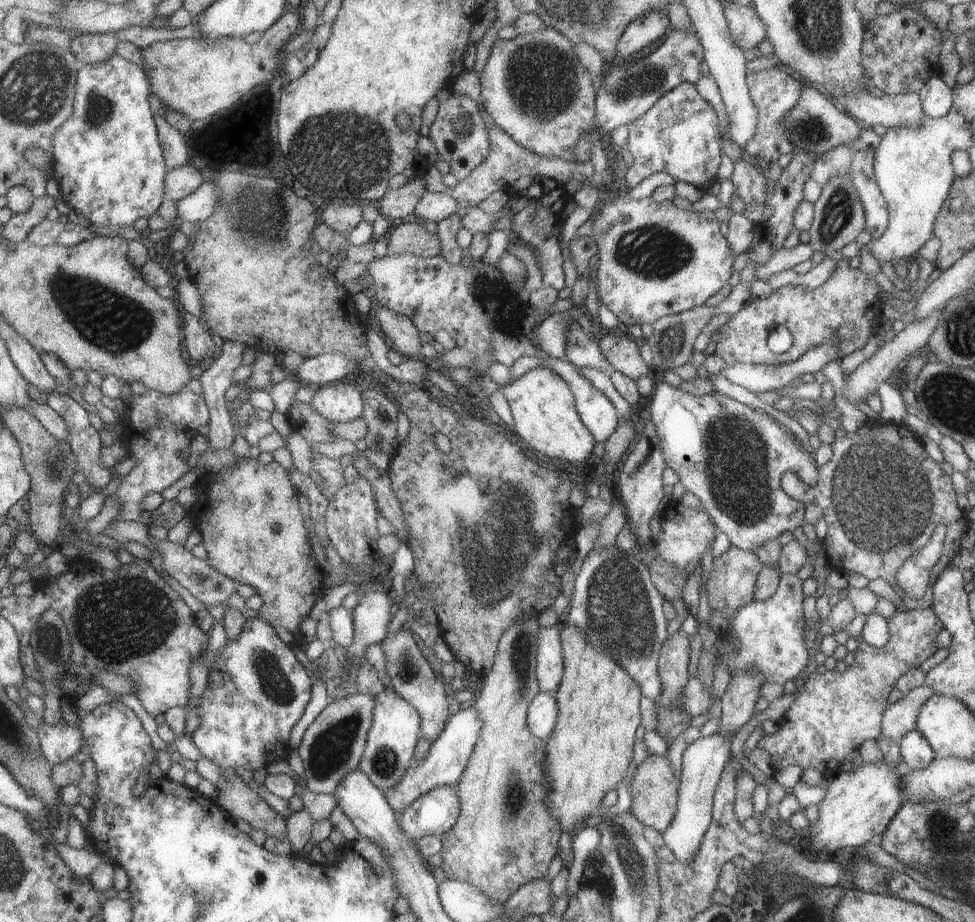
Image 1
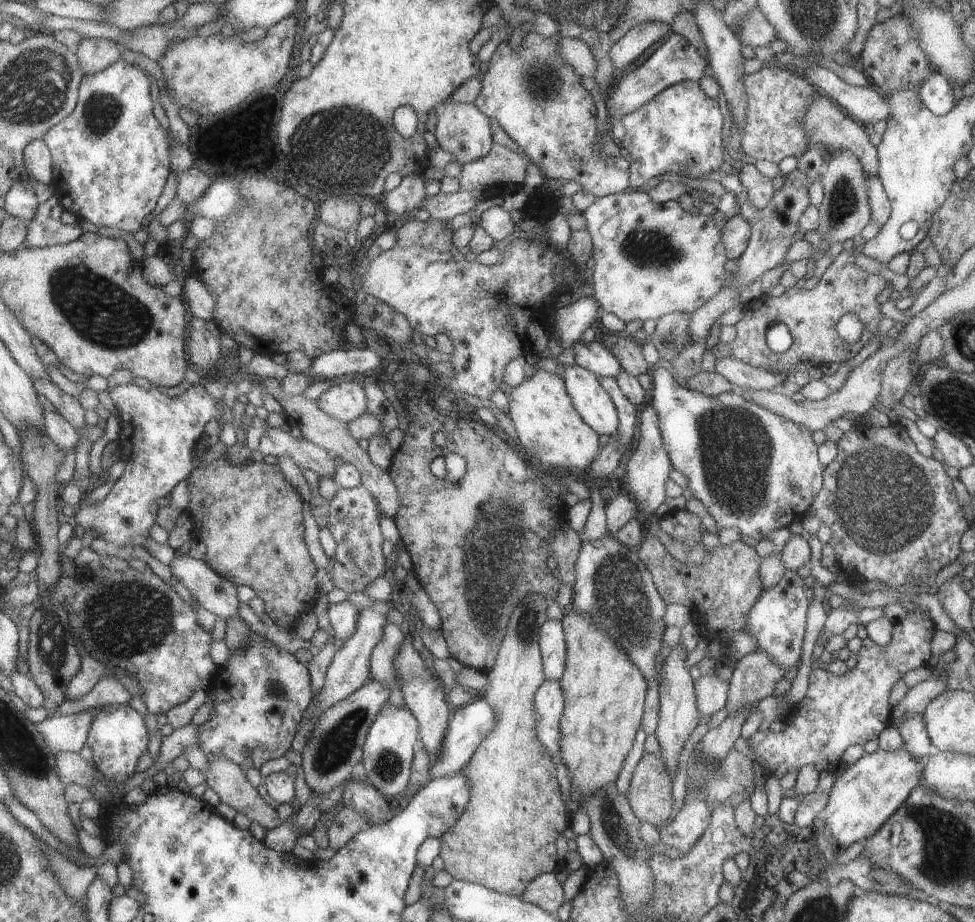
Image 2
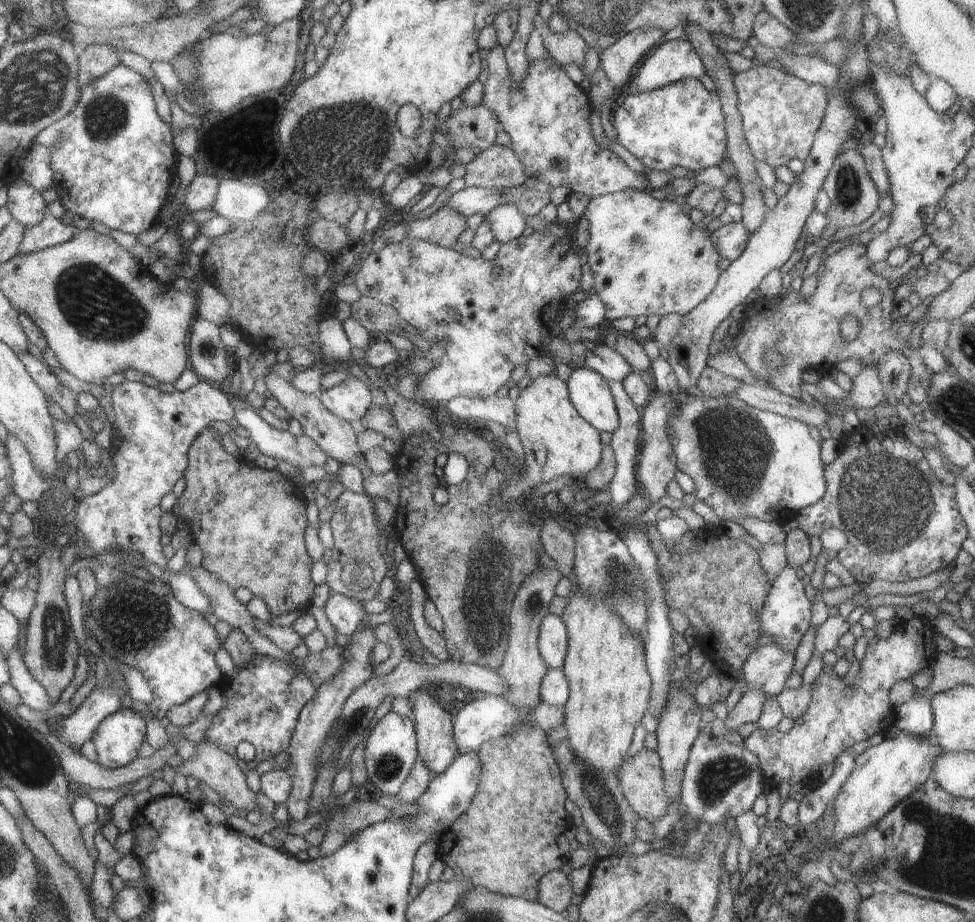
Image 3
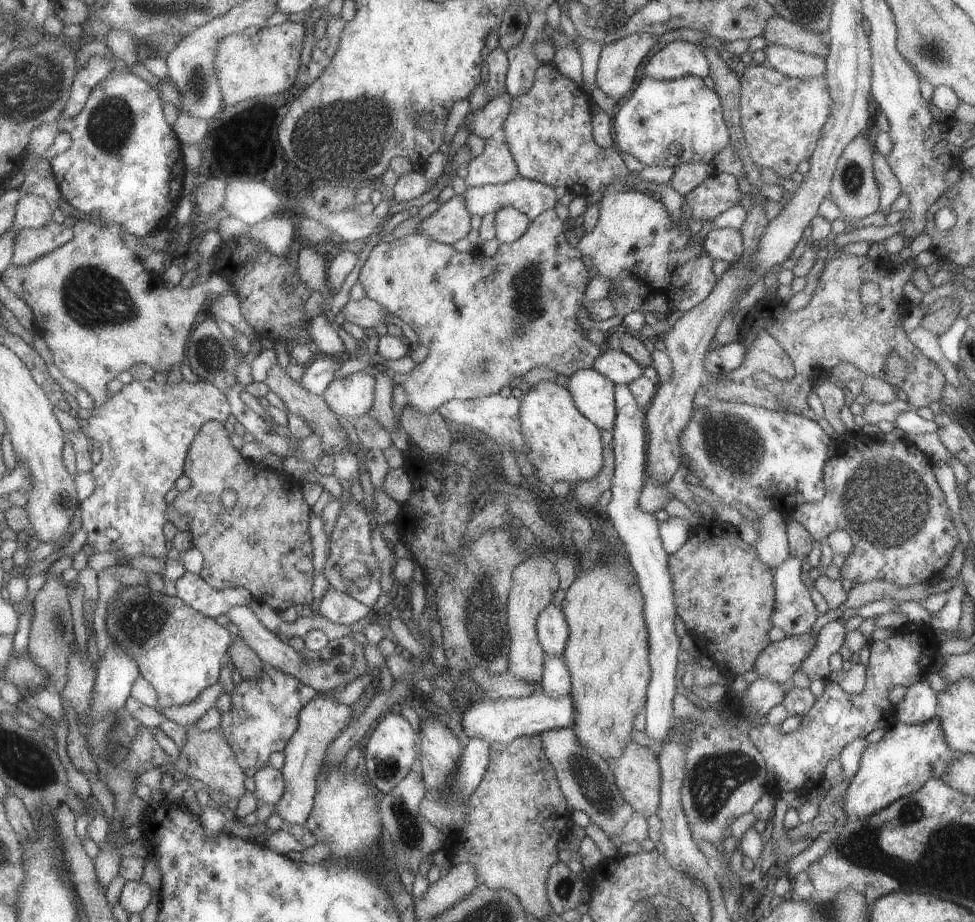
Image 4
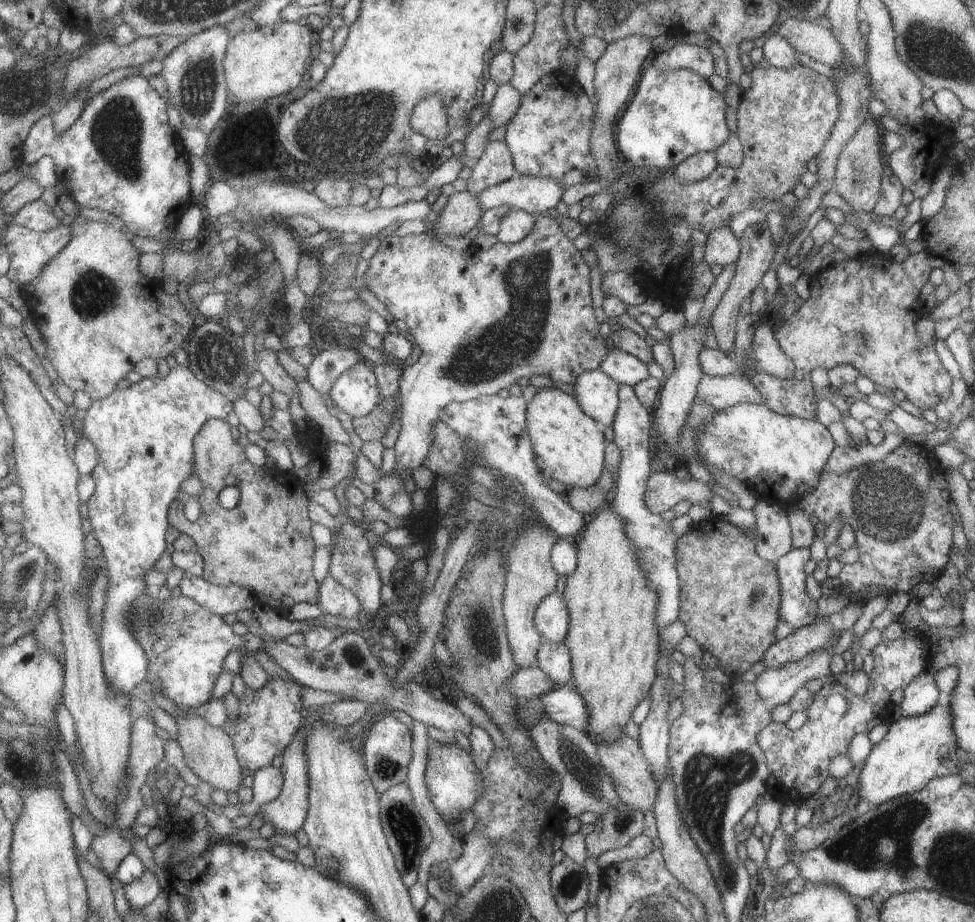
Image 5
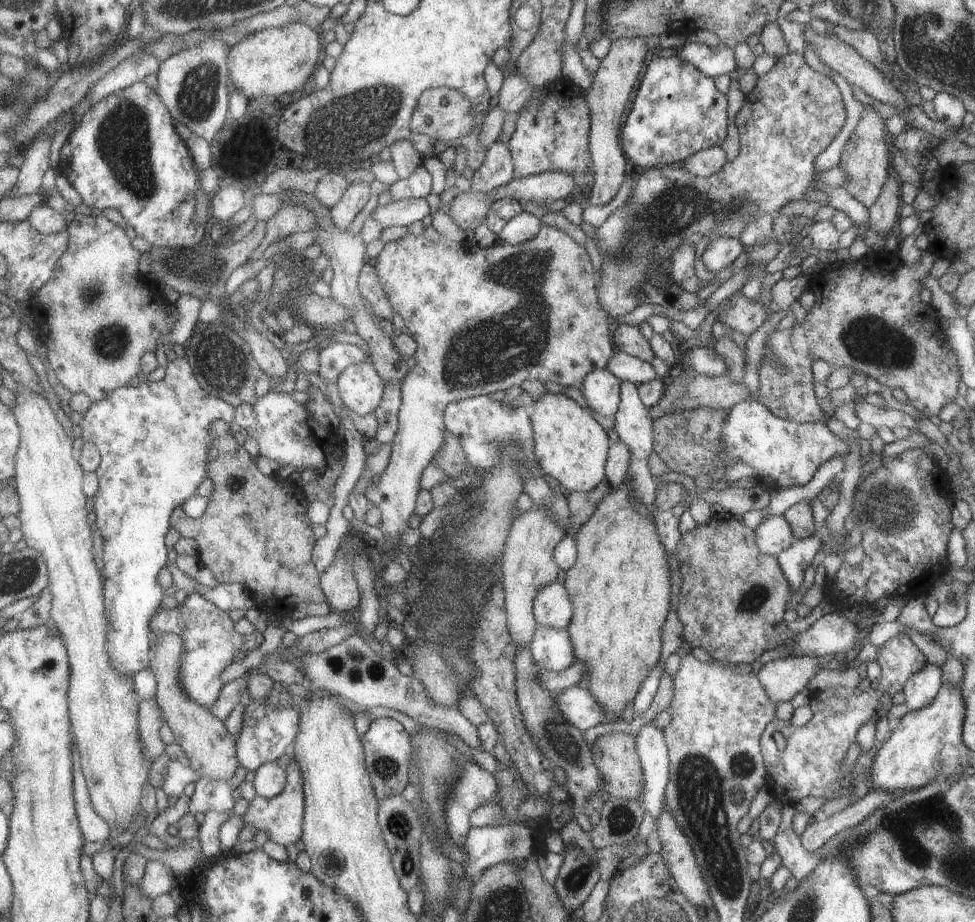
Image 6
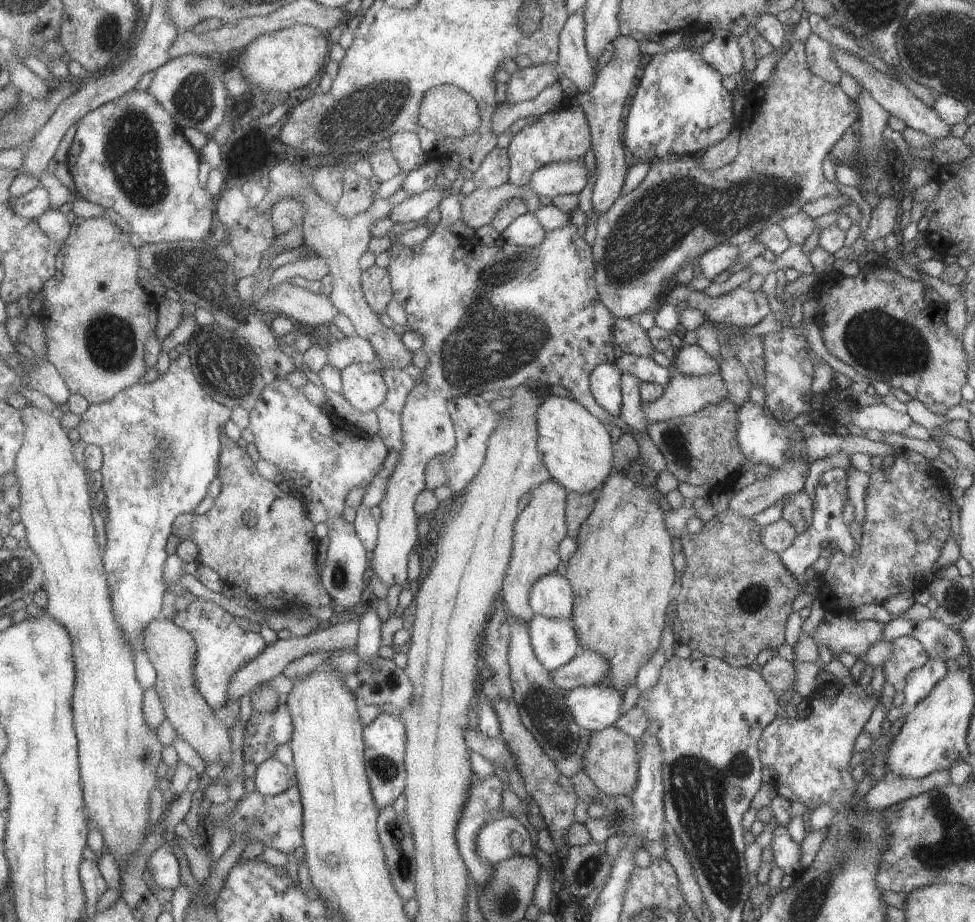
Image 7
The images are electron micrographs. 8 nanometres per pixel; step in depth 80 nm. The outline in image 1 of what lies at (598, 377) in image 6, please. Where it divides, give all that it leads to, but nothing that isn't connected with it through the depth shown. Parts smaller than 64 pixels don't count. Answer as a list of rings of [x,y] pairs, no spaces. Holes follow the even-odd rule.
[[[519,356],[513,364],[509,367],[509,375],[511,380],[519,378],[525,372],[535,367],[547,367],[553,372],[556,372],[570,388],[570,391],[574,396],[574,405],[582,420],[584,427],[591,433],[593,440],[595,442],[605,442],[607,437],[615,430],[618,423],[618,414],[616,413],[616,408],[613,403],[602,393],[599,392],[586,378],[583,378],[578,372],[576,367],[574,367],[567,360],[559,360],[553,357],[547,358],[536,358],[534,356]]]

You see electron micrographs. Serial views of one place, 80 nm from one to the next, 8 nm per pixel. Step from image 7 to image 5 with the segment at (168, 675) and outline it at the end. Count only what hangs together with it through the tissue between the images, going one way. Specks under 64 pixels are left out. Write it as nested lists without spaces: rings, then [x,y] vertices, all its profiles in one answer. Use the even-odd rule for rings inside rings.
[[[201,714],[174,718],[178,726],[176,741],[181,747],[184,763],[199,778],[213,789],[235,794],[241,785],[244,770],[237,762],[229,735],[221,727],[212,727],[204,723]]]

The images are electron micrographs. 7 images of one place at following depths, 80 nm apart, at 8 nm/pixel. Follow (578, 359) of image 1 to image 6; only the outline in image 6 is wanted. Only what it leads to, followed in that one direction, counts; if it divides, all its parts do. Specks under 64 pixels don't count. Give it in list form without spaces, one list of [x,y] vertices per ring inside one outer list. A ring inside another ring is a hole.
[[[623,351],[613,353],[607,360],[605,369],[621,382],[627,381],[634,385],[657,378],[651,363],[639,360]]]

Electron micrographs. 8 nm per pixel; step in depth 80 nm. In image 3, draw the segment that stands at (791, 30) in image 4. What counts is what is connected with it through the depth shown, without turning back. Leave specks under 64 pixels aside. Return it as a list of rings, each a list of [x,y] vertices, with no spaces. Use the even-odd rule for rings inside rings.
[[[763,10],[755,15],[752,22],[752,36],[759,44],[774,50],[783,49],[791,40],[796,40],[791,31]]]

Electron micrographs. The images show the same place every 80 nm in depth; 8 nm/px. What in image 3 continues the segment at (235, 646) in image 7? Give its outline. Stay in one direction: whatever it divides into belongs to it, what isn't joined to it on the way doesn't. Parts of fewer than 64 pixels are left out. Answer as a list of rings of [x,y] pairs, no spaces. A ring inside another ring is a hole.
[[[125,575],[105,588],[96,584],[95,594],[87,605],[82,606],[82,610],[84,630],[97,640],[99,648],[115,660],[134,668],[150,686],[152,697],[147,707],[154,720],[165,716],[165,712],[173,704],[181,704],[193,694],[204,691],[213,684],[220,684],[222,674],[213,659],[213,654],[219,648],[219,640],[215,637],[213,627],[205,622],[200,612],[183,606],[160,579],[145,581]]]

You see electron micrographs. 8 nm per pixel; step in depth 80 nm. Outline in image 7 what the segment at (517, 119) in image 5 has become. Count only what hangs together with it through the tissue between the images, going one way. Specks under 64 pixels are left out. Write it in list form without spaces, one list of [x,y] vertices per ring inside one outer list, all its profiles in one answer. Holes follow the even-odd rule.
[[[574,96],[567,99],[566,105],[561,106],[561,102],[559,106],[535,117],[531,124],[524,125],[512,135],[506,151],[510,162],[508,182],[513,186],[525,187],[531,173],[539,167],[559,161],[583,160],[585,153],[590,150],[590,130],[585,113],[574,103]]]

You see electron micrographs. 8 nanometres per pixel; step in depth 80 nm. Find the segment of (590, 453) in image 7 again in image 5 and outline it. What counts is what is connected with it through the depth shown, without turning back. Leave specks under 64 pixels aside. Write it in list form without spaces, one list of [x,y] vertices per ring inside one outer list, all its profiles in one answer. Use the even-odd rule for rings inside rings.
[[[547,387],[537,389],[531,400],[526,402],[525,409],[526,431],[532,453],[538,471],[553,480],[563,483],[567,488],[581,487],[587,488],[591,486],[604,469],[603,448],[607,442],[602,434],[602,428],[587,416],[573,396],[562,392],[555,387]]]

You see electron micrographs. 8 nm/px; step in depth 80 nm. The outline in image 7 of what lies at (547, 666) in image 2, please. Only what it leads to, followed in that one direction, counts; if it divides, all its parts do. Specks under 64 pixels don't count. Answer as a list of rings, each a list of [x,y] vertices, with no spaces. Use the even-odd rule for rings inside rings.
[[[557,572],[536,580],[529,591],[529,606],[534,615],[548,619],[569,619],[572,615],[572,590]]]

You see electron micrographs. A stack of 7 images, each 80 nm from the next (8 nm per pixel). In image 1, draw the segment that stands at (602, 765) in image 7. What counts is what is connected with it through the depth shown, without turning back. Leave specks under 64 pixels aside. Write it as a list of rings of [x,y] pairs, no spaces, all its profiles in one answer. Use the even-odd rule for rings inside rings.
[[[649,755],[634,772],[631,784],[629,812],[644,826],[662,833],[673,820],[678,799],[678,782],[666,755]]]

